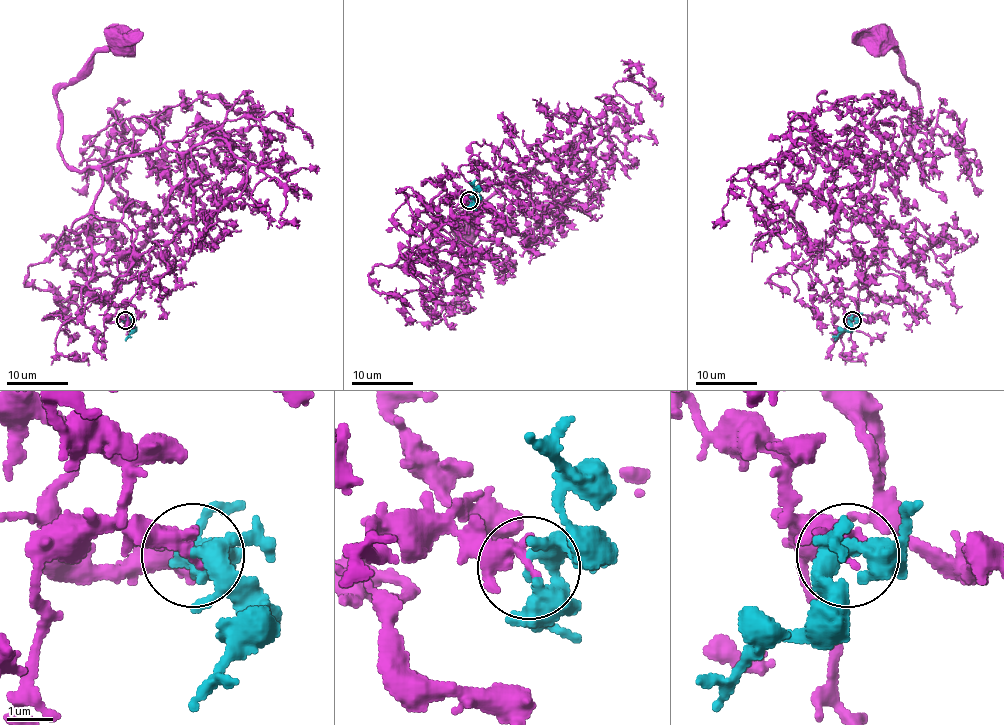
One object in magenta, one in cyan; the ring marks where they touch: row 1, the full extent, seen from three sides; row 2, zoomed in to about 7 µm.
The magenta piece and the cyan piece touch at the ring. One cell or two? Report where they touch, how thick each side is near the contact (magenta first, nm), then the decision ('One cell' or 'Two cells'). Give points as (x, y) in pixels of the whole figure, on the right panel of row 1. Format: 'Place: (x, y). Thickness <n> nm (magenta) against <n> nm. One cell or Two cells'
Place: (852, 320). Thickness 320 nm (magenta) against 280 nm. Two cells

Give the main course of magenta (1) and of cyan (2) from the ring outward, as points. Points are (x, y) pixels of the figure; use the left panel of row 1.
1: (125, 319), (108, 299), (128, 271), (135, 234), (94, 212), (101, 175), (69, 166), (56, 93), (125, 39)
2: (125, 319), (131, 327), (125, 341)

